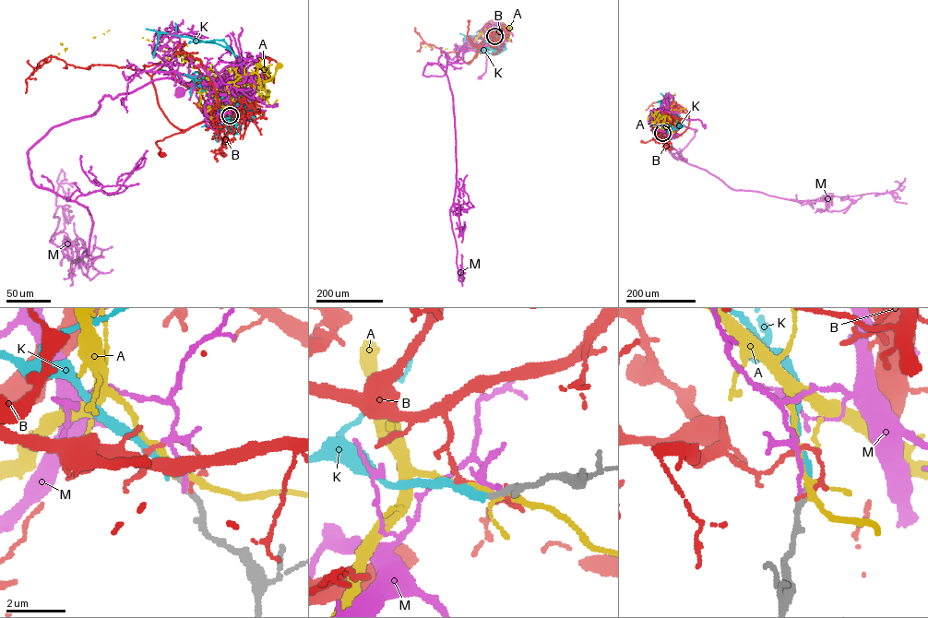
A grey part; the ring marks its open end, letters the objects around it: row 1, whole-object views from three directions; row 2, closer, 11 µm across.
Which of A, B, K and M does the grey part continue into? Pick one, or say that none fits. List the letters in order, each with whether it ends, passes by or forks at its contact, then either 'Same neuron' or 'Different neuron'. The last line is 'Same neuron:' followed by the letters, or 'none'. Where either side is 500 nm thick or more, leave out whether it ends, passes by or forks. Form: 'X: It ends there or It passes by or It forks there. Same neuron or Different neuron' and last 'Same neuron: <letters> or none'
A: It forks there. Different neuron
B: It ends there. Different neuron
K: It ends there. Same neuron
M: It ends there. Different neuron
Same neuron: K

